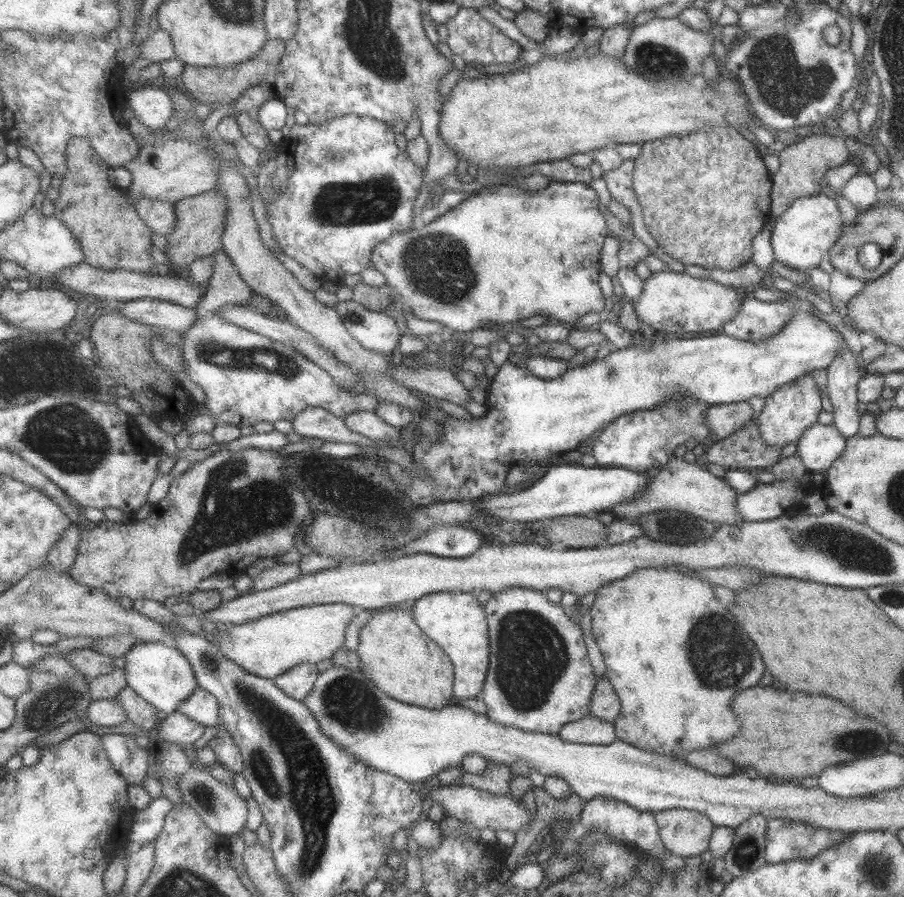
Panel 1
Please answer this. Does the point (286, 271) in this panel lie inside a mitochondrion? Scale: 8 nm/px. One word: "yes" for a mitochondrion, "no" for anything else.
no

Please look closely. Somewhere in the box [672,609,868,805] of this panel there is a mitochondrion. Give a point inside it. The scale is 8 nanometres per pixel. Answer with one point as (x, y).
(720, 661)

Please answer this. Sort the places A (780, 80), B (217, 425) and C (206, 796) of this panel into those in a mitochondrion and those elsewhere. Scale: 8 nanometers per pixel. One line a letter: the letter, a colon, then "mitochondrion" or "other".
A: mitochondrion
B: other
C: mitochondrion

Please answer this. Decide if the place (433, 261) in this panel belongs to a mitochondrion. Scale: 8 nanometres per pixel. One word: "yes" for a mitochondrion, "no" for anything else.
yes

